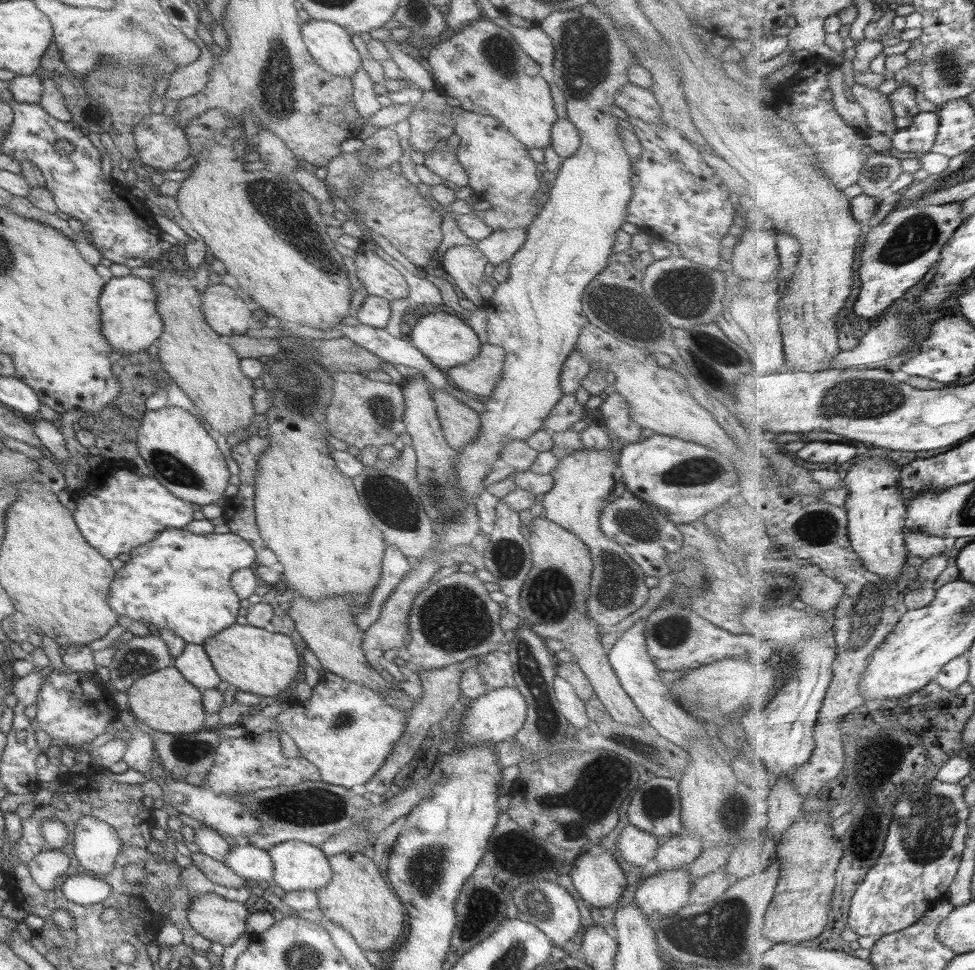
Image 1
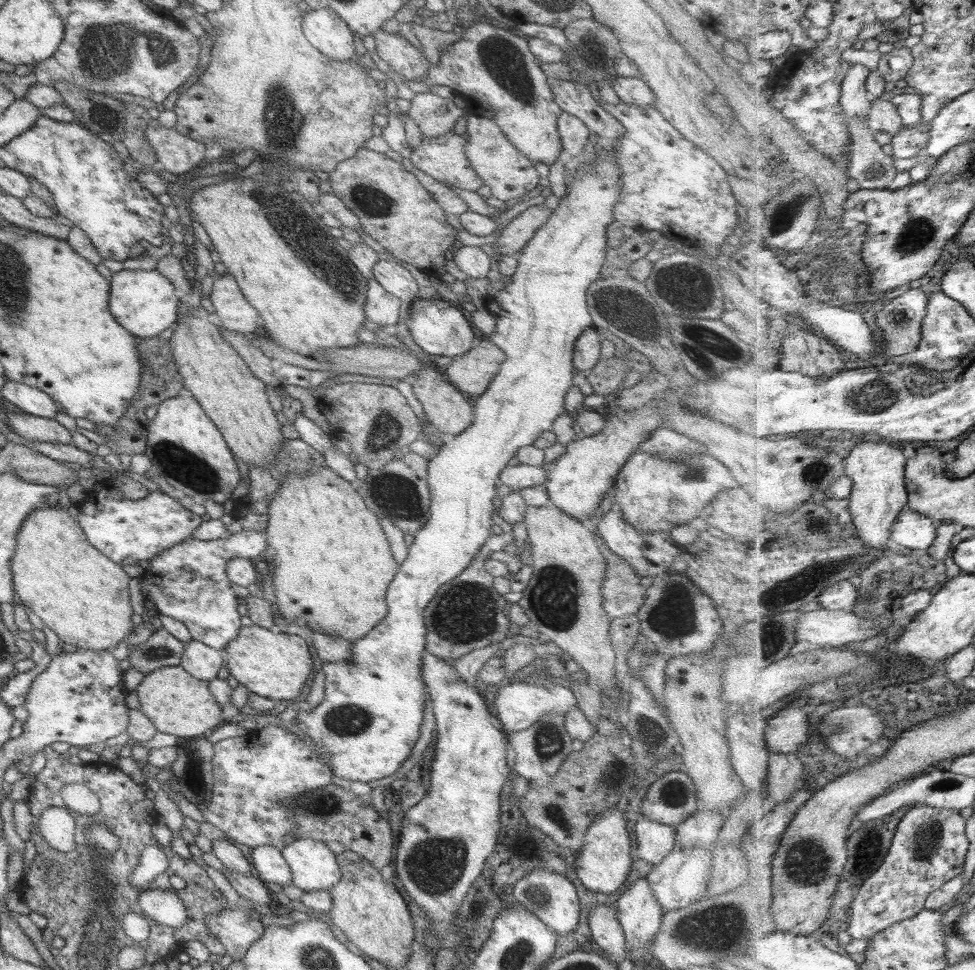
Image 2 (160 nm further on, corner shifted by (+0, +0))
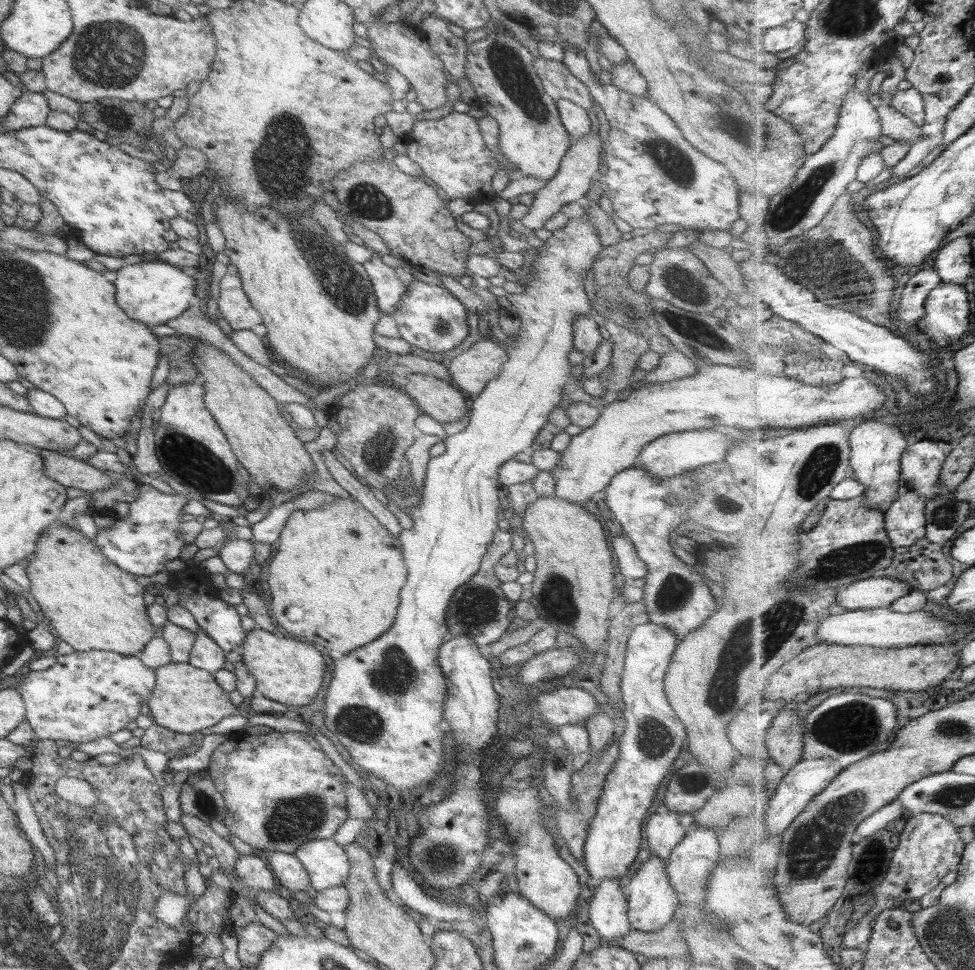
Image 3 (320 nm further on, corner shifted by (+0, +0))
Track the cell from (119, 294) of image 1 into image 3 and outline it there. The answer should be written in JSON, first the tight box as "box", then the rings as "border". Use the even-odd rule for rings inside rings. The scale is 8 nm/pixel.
{"box":[113,261,196,329],"border":[[[140,261],[136,264],[126,264],[113,272],[114,284],[114,301],[117,306],[133,320],[140,322],[152,329],[157,324],[164,324],[166,320],[171,320],[179,316],[187,307],[193,305],[196,301],[195,286],[196,281],[192,276],[189,276],[180,267],[164,263],[163,261]]]}

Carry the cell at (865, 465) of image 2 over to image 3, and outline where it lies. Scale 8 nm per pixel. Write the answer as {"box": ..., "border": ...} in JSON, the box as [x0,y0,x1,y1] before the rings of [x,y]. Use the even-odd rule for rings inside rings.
{"box":[850,418,908,514],"border":[[[871,418],[858,422],[858,425],[850,431],[850,445],[852,446],[850,464],[854,473],[854,480],[861,483],[867,489],[863,494],[868,498],[870,509],[881,509],[884,514],[900,495],[899,486],[903,480],[902,457],[908,448],[905,432],[897,426]]]}

